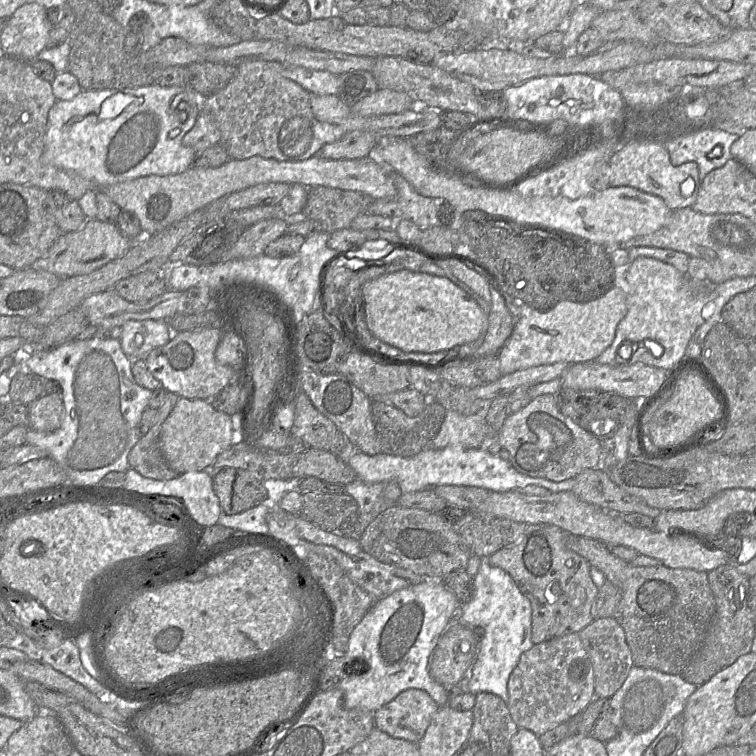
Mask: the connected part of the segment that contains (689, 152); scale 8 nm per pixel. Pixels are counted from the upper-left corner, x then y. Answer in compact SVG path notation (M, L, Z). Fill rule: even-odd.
M650 123L650 124L658 124L662 128L659 135L653 135L653 136L662 139L665 142L665 144L666 144L665 146L669 153L670 162L672 163L672 165L679 166L686 162L695 162L698 165L699 176L700 176L701 180L709 172L711 172L714 169L722 167L728 160L732 159L732 155L730 153L731 145L740 137L738 134L729 133L729 132L719 130L719 129L705 129L703 131L700 131L700 132L694 133L694 134L682 133L679 131L675 131L675 130L668 132L667 126L661 124L661 123ZM716 146L721 146L722 153L719 157L710 158L709 153L712 152Z

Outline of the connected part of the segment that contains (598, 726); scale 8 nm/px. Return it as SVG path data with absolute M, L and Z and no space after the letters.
M595 697L590 704L568 722L572 735L592 737L603 743L617 735L612 723L612 710L609 699Z

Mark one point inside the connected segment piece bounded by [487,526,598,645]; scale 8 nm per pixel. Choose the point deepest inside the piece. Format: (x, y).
(557, 581)

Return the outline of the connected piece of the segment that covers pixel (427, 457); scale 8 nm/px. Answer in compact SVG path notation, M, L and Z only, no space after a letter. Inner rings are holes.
M447 446L443 449L424 448L419 453L402 457L379 453L369 455L361 451L351 456L348 465L357 478L367 483L396 482L403 493L432 489L443 485L476 486L493 492L508 492L527 485L538 485L550 492L572 490L574 478L554 482L545 478L532 477L517 471L510 461L492 455L484 449L470 449L462 446Z

